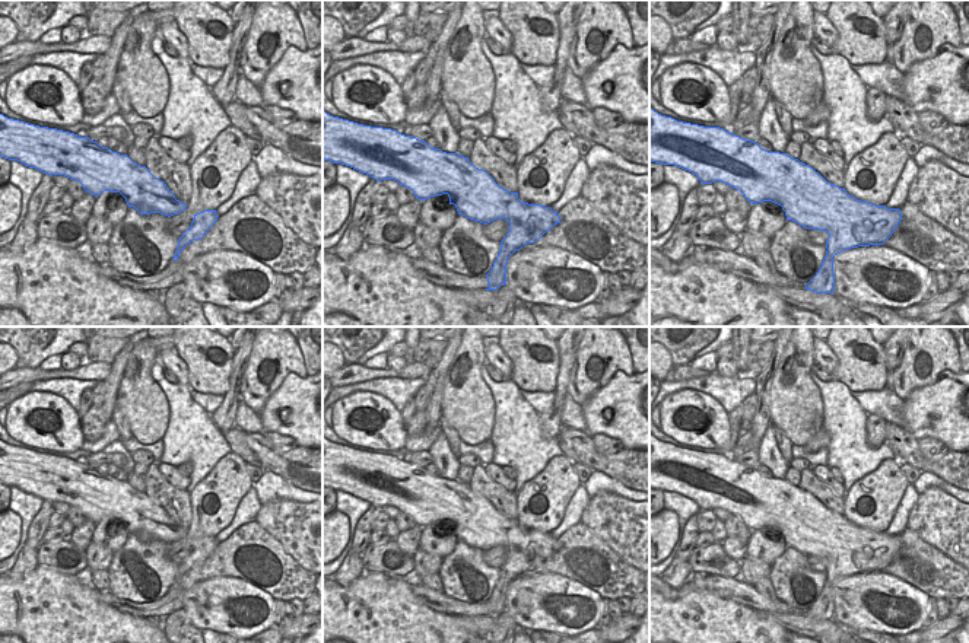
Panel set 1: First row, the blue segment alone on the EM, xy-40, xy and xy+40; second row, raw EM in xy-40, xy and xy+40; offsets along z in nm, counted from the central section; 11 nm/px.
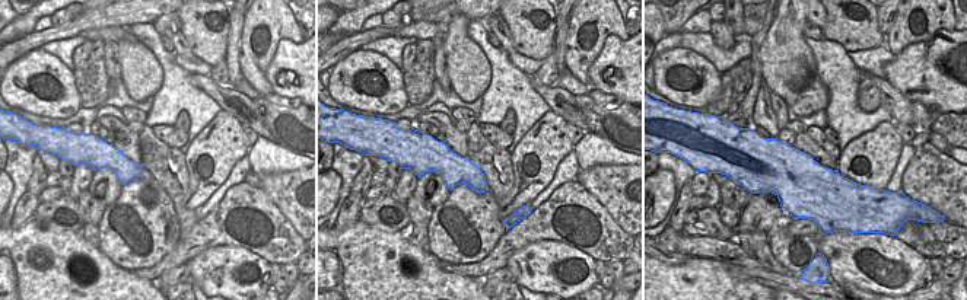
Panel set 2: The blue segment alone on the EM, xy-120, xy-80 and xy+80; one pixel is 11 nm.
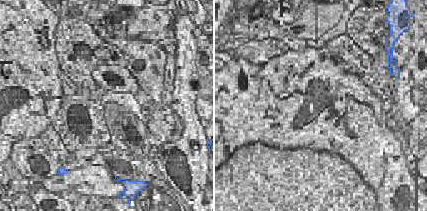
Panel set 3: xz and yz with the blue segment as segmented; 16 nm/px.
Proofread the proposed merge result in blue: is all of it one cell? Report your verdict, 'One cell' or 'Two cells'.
One cell

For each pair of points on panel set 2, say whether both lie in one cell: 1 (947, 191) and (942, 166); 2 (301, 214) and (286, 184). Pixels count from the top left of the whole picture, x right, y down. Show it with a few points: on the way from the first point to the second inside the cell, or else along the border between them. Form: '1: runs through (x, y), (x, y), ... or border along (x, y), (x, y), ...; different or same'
1: runs through (945, 185), (942, 182), (942, 172); same
2: runs through (301, 207), (290, 191); same

